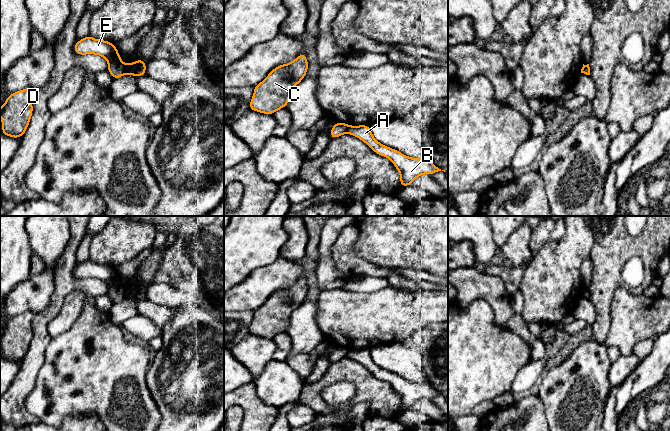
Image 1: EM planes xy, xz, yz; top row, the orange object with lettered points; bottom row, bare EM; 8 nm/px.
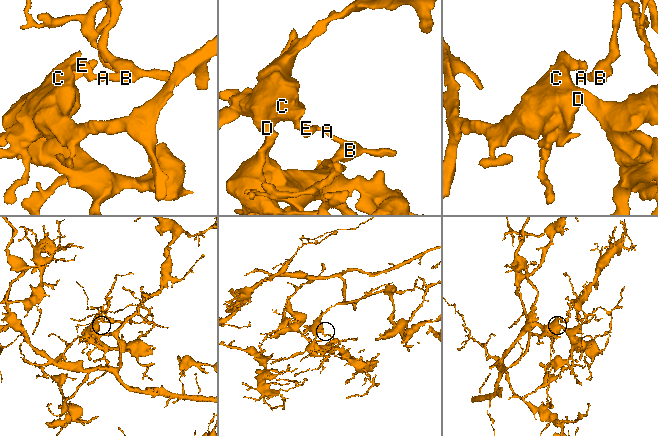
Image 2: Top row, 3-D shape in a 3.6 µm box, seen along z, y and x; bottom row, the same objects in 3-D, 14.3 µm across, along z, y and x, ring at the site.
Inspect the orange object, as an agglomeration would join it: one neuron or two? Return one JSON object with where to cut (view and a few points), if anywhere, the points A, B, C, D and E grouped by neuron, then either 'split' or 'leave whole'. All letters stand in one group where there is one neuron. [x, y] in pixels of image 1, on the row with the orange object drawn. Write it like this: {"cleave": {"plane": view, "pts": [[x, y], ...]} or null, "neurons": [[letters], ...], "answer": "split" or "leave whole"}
{"cleave": {"plane": "xy", "pts": [[126, 65], [124, 72]]}, "neurons": [["A", "B"], ["C", "D", "E"]], "answer": "split"}

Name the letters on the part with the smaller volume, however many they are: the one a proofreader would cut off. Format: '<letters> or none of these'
A, B

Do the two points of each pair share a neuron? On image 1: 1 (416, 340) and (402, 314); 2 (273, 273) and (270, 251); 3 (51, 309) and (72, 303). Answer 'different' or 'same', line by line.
1: different
2: different
3: different

